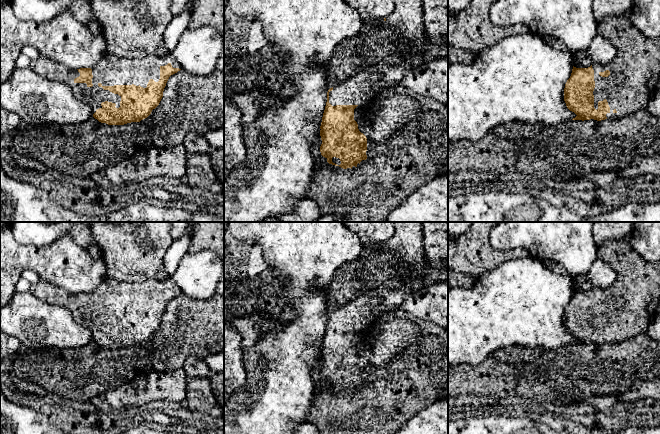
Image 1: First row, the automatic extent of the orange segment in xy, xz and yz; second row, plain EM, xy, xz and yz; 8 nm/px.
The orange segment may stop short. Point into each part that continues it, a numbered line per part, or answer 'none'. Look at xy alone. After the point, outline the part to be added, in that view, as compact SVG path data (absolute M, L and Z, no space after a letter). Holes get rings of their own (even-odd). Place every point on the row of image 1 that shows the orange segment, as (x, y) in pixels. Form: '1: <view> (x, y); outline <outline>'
1: xy (111, 70); outline M172 53L162 56L146 55L139 59L128 59L106 54L92 69L92 87L86 83L75 83L74 79L80 76L77 69L68 68L62 63L40 55L31 60L29 68L44 79L59 81L67 84L76 99L87 104L94 114L97 109L102 108L101 103L108 101L120 107L121 96L103 86L114 85L136 85L147 87L150 79L158 82L160 79L160 67L168 63L173 68L181 69L180 64Z

